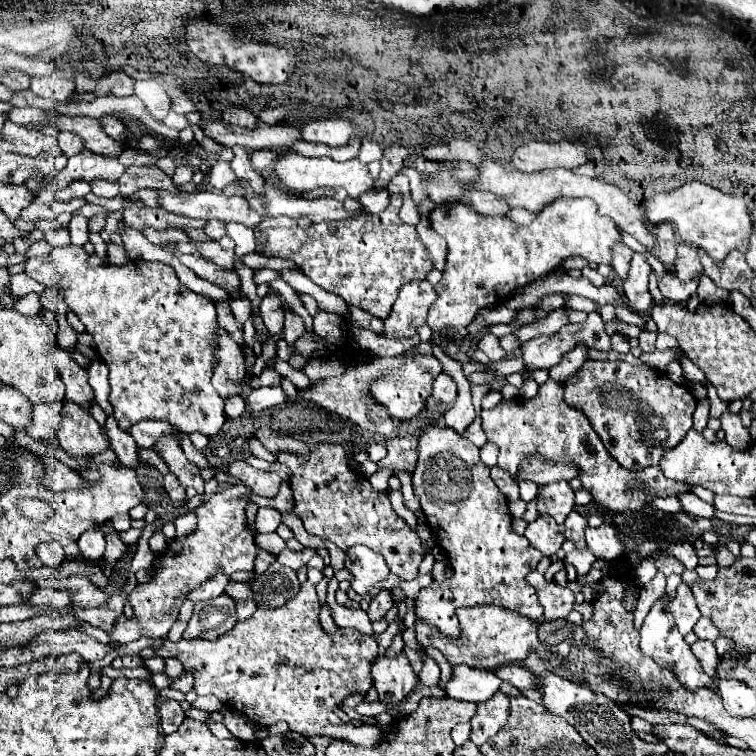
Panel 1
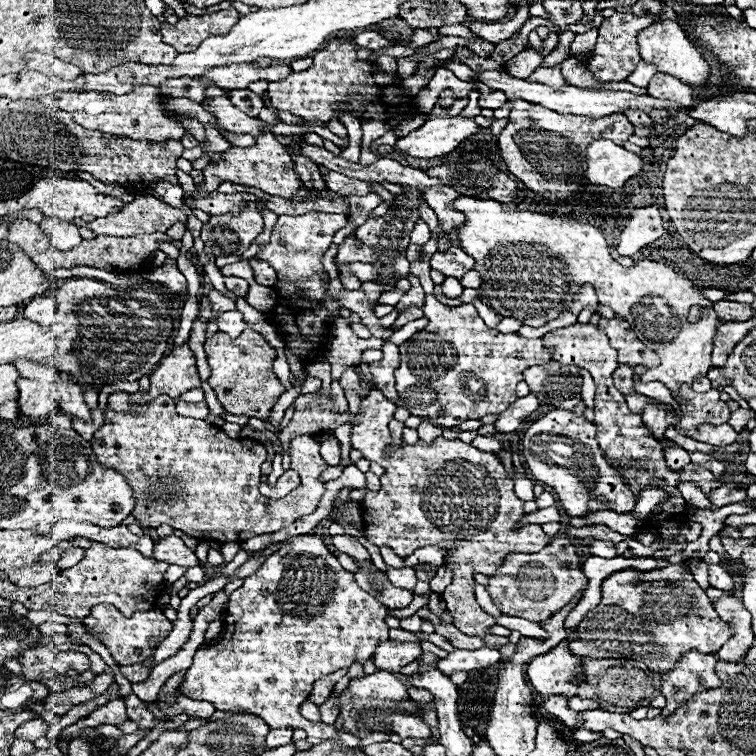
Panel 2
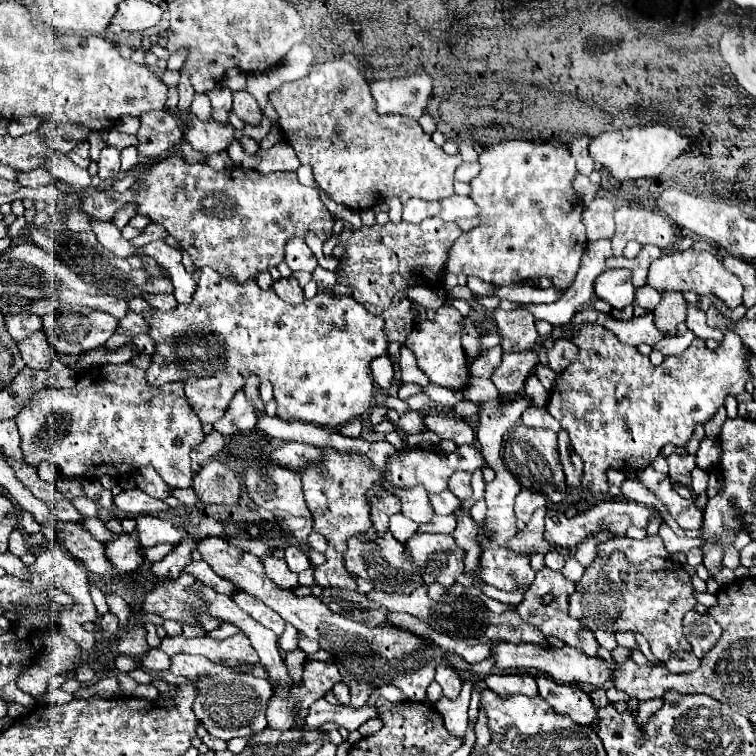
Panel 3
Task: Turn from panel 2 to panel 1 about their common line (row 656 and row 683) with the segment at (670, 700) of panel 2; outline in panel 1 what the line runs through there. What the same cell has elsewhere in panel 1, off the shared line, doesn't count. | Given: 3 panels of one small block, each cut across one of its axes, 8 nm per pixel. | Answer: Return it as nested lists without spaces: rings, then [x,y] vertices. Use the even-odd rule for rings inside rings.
[[[662,600],[660,602],[654,602],[652,610],[648,612],[648,616],[644,620],[644,626],[640,630],[640,650],[646,656],[650,656],[652,660],[656,660],[658,666],[668,668],[680,680],[680,684],[684,688],[688,688],[688,690],[698,690],[698,688],[718,690],[716,680],[712,680],[708,674],[704,674],[704,670],[700,668],[700,662],[690,652],[690,646],[684,642],[682,634],[678,632],[676,624],[674,624],[674,618],[664,612],[664,602]]]

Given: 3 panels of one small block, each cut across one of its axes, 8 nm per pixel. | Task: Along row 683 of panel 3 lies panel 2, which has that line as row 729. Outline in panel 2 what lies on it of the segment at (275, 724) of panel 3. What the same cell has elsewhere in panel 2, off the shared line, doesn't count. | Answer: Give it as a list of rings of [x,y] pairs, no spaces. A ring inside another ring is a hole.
[[[298,536],[274,552],[260,566],[260,570],[244,578],[244,584],[230,594],[224,612],[224,638],[214,646],[200,646],[196,650],[194,662],[186,670],[178,690],[190,700],[212,702],[216,710],[238,708],[256,714],[270,728],[300,728],[308,734],[306,740],[311,745],[334,740],[342,746],[354,748],[360,744],[360,738],[348,732],[338,732],[334,724],[315,723],[302,718],[300,706],[308,700],[312,684],[318,678],[332,674],[338,668],[348,668],[352,662],[364,664],[372,658],[376,646],[388,640],[388,626],[384,622],[386,616],[388,608],[372,598],[372,594],[360,590],[352,572],[346,572],[340,566],[320,536]]]

